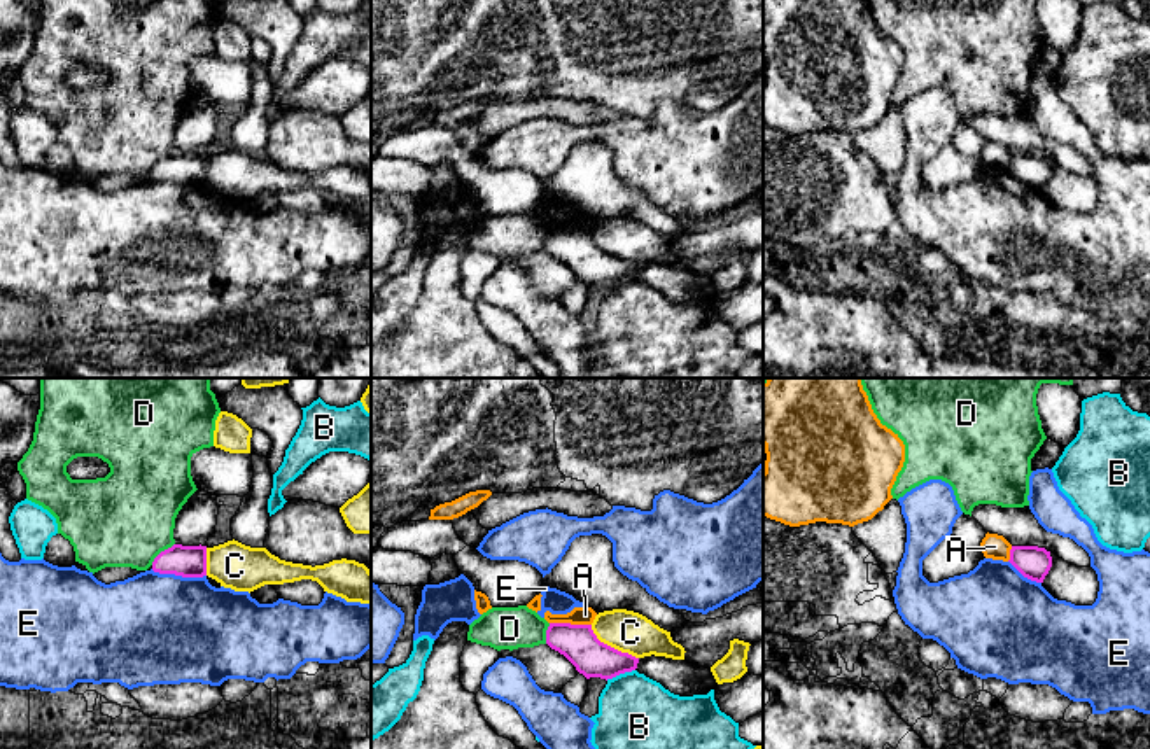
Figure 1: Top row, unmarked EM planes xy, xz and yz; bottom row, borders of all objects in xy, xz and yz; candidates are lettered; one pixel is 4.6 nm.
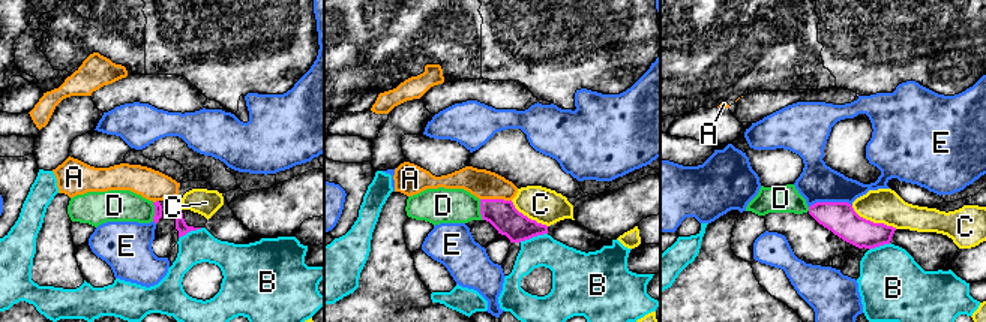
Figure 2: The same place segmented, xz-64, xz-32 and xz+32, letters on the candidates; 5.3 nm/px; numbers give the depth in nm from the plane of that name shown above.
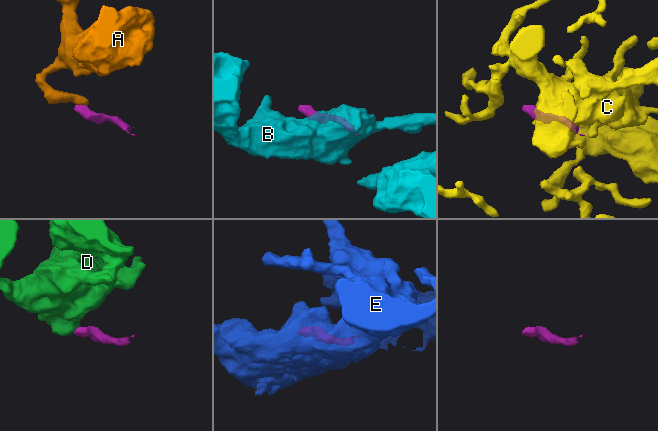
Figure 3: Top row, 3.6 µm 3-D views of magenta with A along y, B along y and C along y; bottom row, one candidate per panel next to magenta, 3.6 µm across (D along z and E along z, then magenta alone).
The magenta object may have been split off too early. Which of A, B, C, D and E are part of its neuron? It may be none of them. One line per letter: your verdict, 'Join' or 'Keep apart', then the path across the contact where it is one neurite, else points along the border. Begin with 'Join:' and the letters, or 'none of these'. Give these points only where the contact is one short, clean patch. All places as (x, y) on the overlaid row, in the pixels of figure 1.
Join: none of these
A: Keep apart. Boundary: xz (550, 622), (590, 625)
B: Keep apart. Boundary: xz (634, 669), (606, 679)
C: Keep apart
D: Keep apart. Boundary: xy (174, 543), (151, 564)
E: Keep apart. Boundary: xy (151, 569), (161, 574), (205, 576)

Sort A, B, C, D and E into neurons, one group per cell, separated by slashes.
A / B / C / D / E

